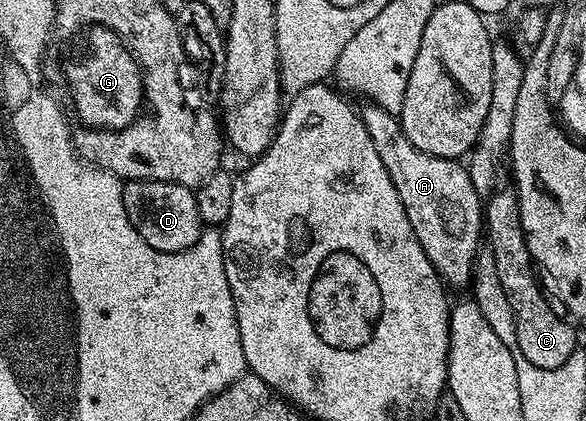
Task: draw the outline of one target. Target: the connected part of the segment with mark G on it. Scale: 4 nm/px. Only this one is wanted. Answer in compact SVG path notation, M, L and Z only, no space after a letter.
M106 26L92 27L81 40L81 51L74 56L73 62L65 66L65 82L69 85L70 96L73 97L73 106L81 117L78 119L94 130L122 130L124 126L131 125L143 110L141 70L129 49L121 43L120 36L113 34Z

